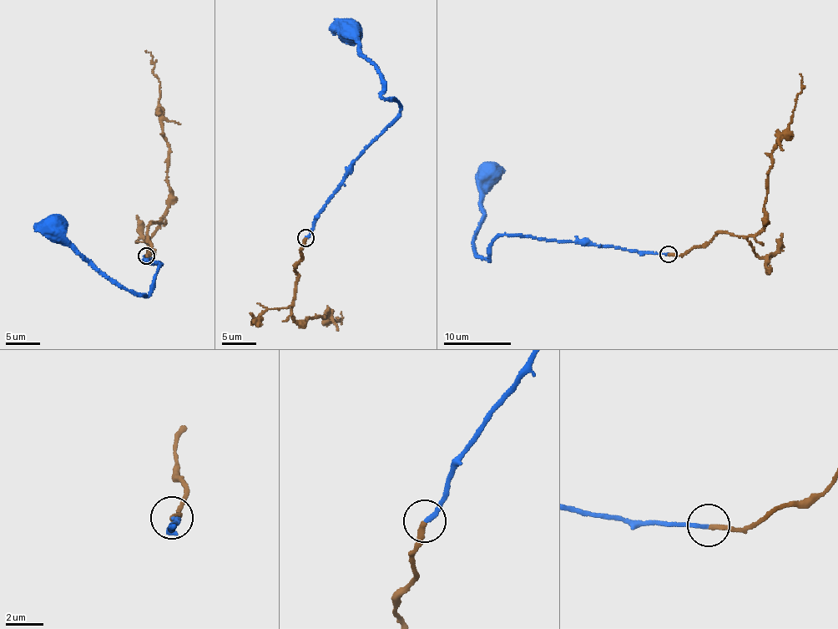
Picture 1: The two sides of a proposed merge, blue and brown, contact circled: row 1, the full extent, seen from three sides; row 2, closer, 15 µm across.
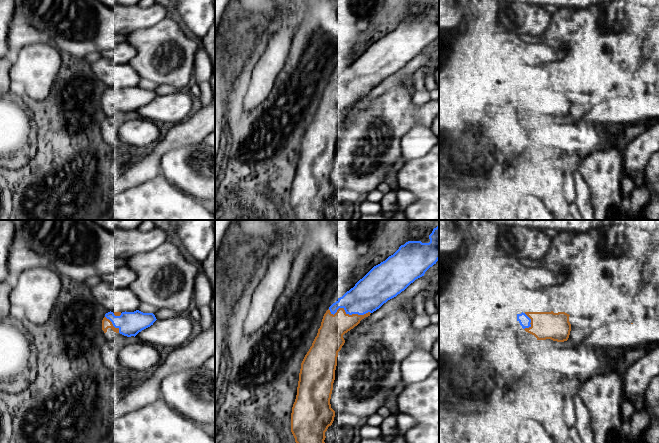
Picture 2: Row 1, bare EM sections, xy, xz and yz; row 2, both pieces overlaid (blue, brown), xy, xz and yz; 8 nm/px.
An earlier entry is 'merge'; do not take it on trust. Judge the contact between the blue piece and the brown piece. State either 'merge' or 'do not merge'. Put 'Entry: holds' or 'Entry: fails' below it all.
do not merge
Entry: fails

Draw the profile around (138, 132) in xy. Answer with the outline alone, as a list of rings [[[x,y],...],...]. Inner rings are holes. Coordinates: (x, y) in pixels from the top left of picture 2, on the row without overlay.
[[[135,116],[120,126],[119,137],[123,144],[148,150],[160,140],[160,129],[153,121]]]

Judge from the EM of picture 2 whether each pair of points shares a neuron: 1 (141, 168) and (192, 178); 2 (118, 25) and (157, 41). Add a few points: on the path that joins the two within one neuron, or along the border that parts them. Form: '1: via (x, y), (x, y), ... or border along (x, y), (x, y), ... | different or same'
1: border along (170, 150), (161, 159), (160, 173) | different
2: border along (155, 25), (135, 29), (127, 35) | different

